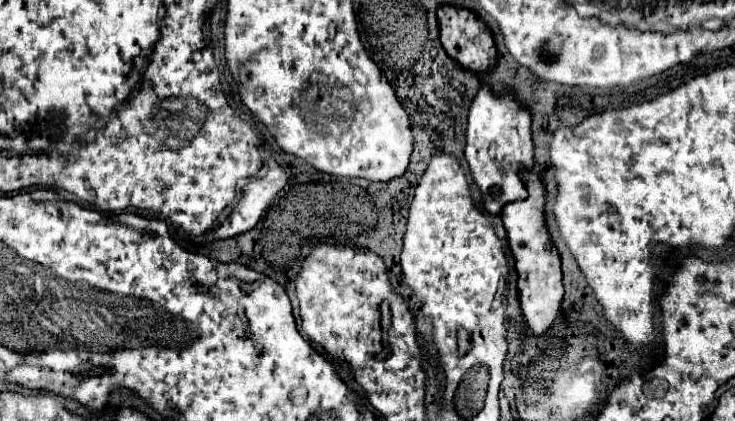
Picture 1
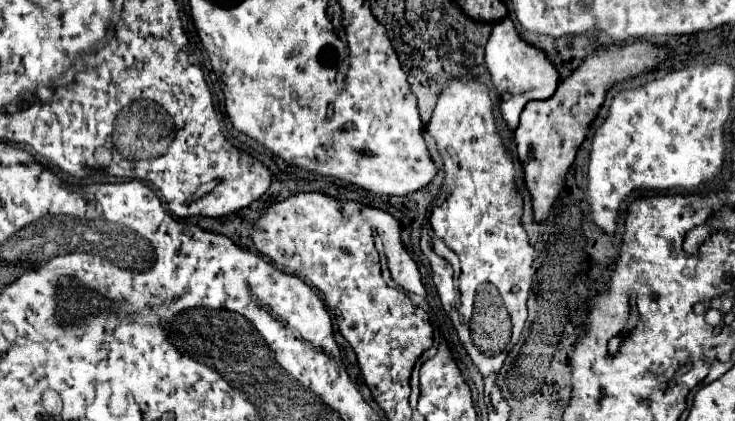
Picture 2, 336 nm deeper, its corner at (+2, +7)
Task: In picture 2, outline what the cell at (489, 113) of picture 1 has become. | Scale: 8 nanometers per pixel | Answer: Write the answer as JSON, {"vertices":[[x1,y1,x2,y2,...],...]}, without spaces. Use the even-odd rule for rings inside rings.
{"vertices":[[506,18,504,22,498,22,492,28,490,40,486,44,486,68,490,72,496,94,502,100,500,102,500,112,502,112,502,118,504,118,506,128,510,132,518,128,520,112,530,100,546,100,554,94,554,90,558,86,556,68,552,68,552,62,544,56,544,52,526,44,516,34,516,28,514,28,510,18]]}

